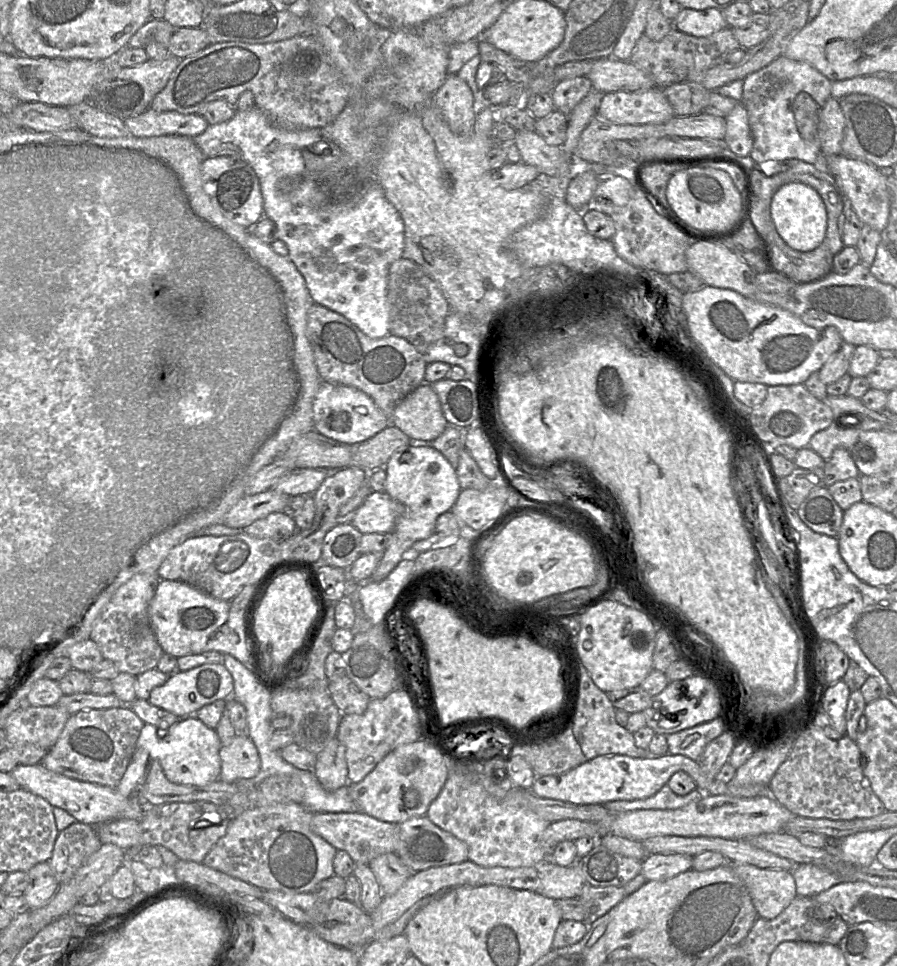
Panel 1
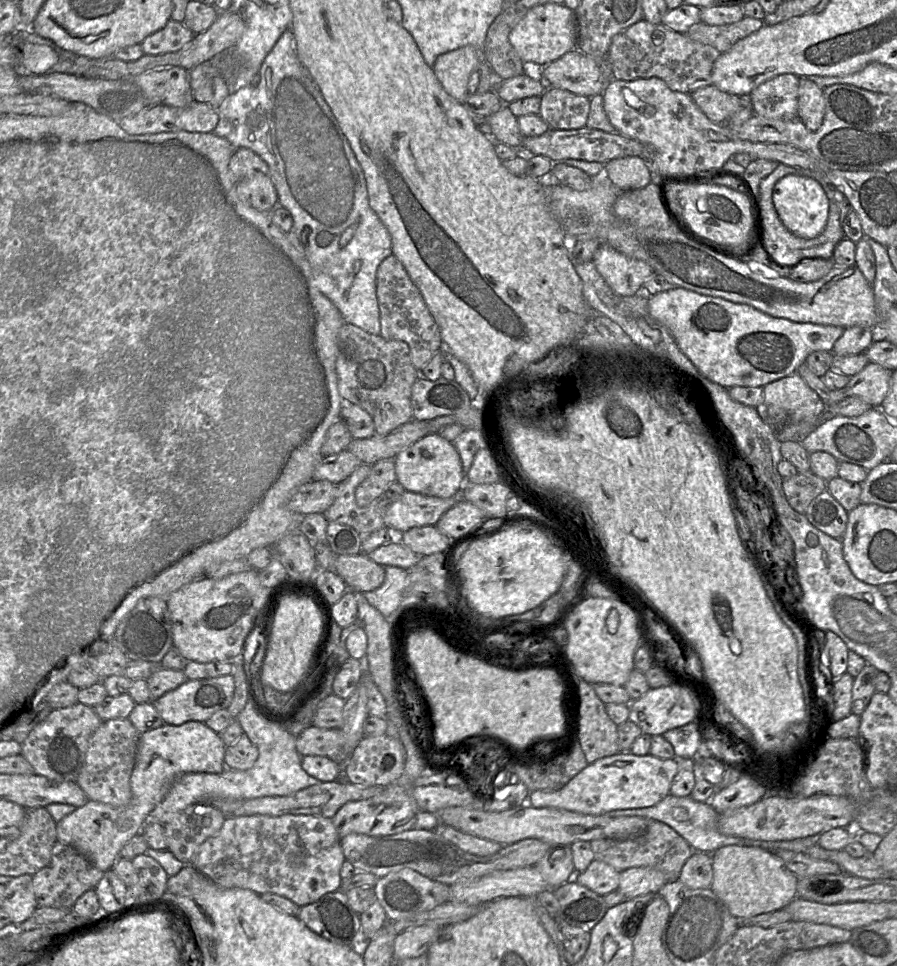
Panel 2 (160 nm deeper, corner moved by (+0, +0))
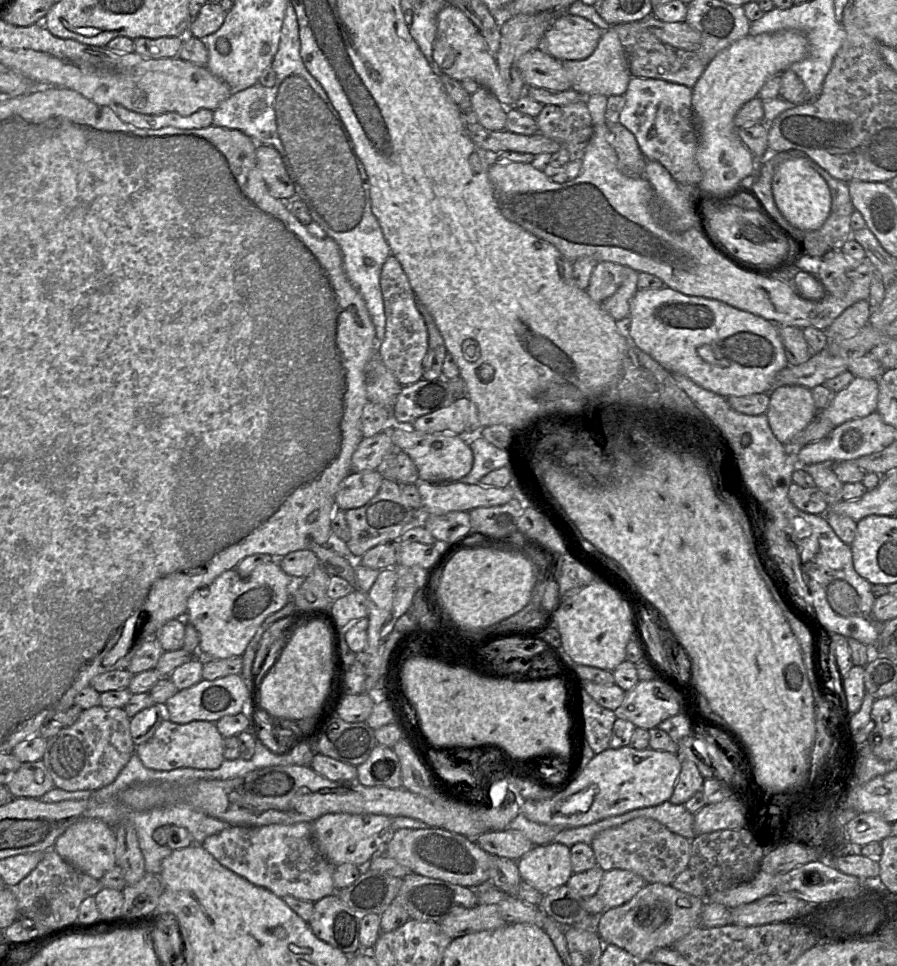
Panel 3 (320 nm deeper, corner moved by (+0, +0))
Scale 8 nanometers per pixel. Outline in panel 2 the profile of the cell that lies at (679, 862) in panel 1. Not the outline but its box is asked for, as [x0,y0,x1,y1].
[618,867,667,899]

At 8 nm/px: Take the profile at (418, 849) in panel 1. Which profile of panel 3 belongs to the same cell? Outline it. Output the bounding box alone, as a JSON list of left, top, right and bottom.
[474,829,534,861]

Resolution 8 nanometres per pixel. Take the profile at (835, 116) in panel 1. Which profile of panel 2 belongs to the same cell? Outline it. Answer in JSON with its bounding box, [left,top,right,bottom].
[798,77,825,131]

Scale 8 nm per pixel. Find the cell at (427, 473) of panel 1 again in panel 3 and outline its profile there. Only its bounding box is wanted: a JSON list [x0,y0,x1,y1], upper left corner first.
[382,424,473,483]

